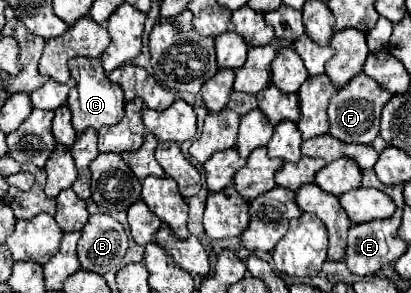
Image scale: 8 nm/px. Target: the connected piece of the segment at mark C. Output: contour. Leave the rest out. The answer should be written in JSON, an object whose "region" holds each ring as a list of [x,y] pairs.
{"region":[[[76,57],[68,61],[70,75],[76,81],[76,85],[70,89],[68,97],[68,107],[72,111],[72,127],[76,133],[82,133],[86,129],[102,129],[120,123],[124,117],[124,93],[122,89],[108,81],[104,69],[100,67],[100,59],[86,59],[86,57]]]}

